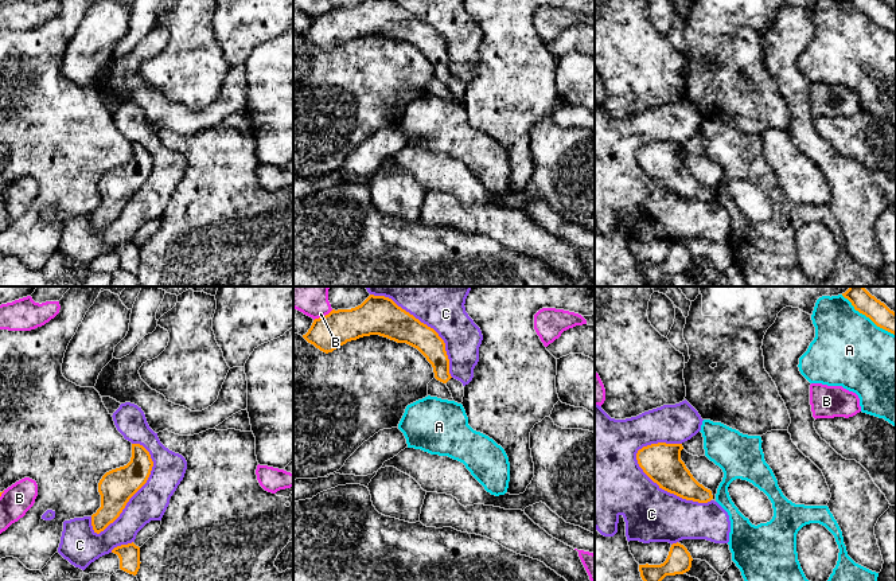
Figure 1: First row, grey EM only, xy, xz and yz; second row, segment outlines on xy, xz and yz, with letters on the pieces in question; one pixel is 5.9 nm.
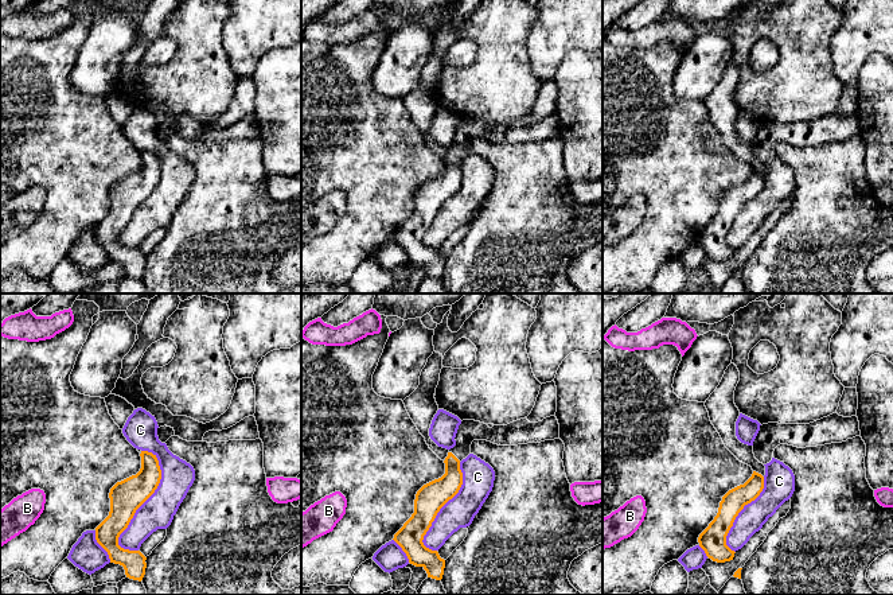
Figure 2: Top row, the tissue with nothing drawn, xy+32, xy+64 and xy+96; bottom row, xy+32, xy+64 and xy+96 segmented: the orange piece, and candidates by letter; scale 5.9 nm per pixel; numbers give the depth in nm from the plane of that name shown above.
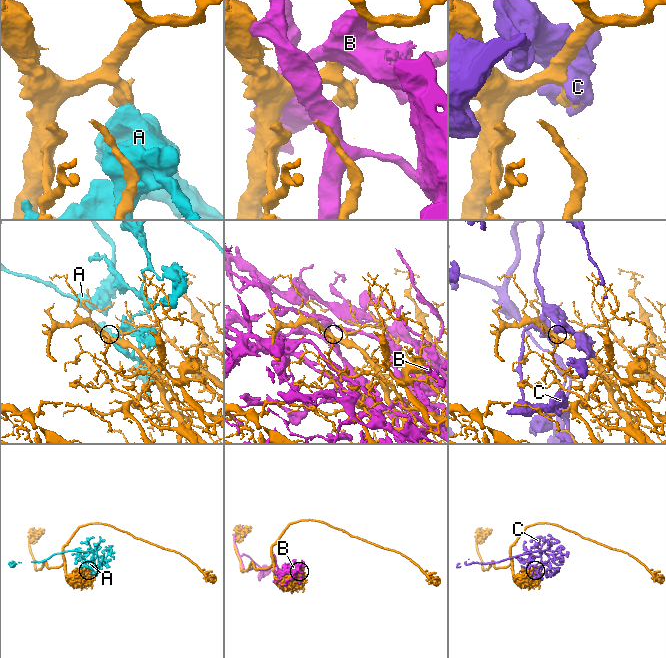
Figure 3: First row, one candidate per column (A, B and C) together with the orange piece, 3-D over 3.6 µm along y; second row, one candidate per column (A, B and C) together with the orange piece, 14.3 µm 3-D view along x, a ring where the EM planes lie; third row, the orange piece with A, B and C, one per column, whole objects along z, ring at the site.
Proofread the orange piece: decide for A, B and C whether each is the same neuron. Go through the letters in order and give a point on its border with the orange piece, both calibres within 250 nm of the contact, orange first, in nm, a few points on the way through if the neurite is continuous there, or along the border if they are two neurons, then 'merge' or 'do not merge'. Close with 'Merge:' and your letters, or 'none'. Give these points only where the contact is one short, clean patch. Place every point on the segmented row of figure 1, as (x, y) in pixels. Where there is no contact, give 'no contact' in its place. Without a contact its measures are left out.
A: contact yz (868, 316); calibres 130 and 440 nm; do not merge
B: contact xz (323, 316); calibres 200 and 280 nm; do not merge
C: contact yz (667, 491); calibres 220 and 320 nm; do not merge
Merge: none

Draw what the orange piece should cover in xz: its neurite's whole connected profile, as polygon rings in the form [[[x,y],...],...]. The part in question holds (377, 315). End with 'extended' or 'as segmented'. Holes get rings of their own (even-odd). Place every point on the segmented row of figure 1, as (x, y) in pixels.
[[[370,295],[355,308],[332,309],[328,315],[315,319],[303,338],[328,354],[347,342],[370,335],[379,335],[417,348],[432,364],[435,378],[447,385],[453,401],[463,402],[464,386],[449,374],[444,340],[433,328],[389,297]]]; extended

